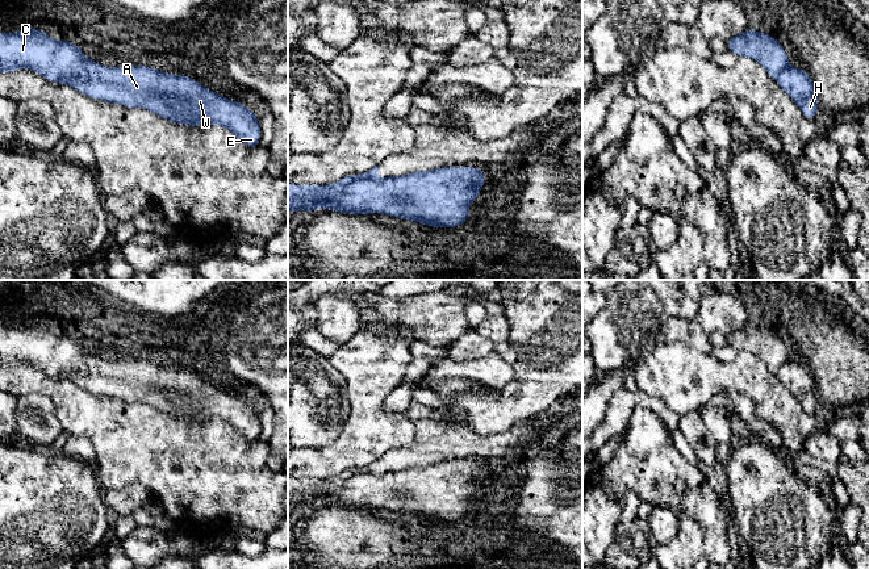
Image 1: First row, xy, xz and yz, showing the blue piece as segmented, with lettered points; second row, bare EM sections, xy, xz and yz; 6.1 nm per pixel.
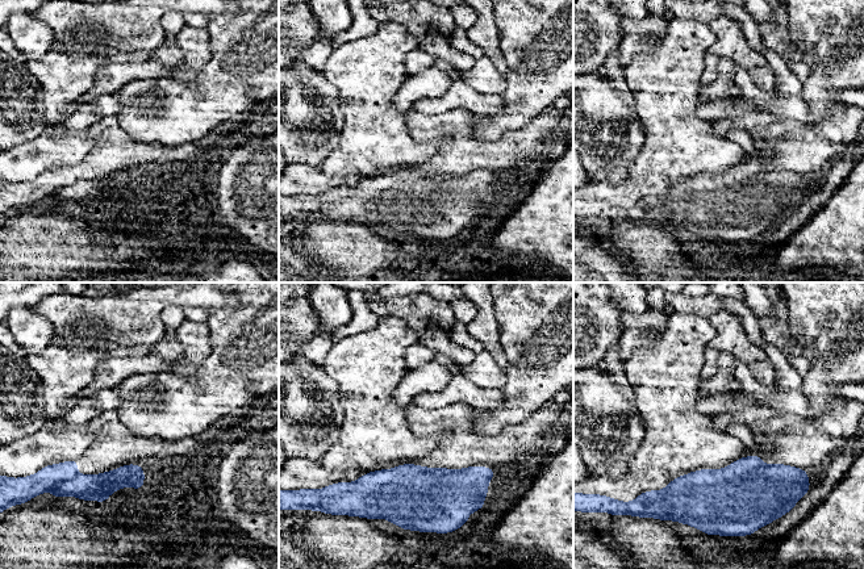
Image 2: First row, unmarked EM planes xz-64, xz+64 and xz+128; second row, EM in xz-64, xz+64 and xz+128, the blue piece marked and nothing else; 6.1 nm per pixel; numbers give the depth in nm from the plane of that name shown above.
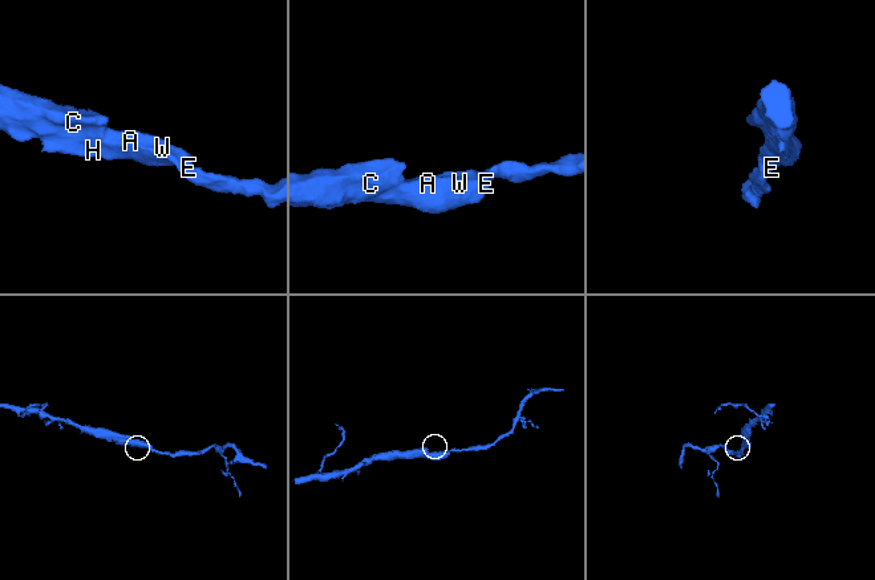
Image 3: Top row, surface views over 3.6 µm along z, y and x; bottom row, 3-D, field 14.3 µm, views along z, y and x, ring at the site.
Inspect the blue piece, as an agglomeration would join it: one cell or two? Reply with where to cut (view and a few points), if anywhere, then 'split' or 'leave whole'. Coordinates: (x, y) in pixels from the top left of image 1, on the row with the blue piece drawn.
xz (377, 179), (354, 179), (341, 191), (329, 191), (313, 209) | split

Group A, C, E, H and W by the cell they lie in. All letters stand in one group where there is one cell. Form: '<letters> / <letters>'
A E H W / C

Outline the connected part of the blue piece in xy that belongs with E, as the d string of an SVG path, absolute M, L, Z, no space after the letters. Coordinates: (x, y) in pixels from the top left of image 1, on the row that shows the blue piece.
M88 59L83 76L63 76L55 83L68 84L100 101L143 108L176 124L195 127L220 125L247 147L259 147L258 114L188 75L174 75L149 66L108 67Z

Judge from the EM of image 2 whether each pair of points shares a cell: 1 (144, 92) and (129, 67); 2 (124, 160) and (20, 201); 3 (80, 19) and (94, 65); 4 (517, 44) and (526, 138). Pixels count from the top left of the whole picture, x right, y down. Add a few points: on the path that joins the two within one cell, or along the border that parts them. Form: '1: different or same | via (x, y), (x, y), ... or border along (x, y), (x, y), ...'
1: different | border along (145, 78), (133, 78), (122, 83), (112, 93)
2: same | via (97, 164), (50, 180), (46, 184)
3: different | border along (62, 50), (69, 55), (96, 57), (105, 62)
4: different | border along (550, 107), (525, 125), (506, 130), (497, 139)

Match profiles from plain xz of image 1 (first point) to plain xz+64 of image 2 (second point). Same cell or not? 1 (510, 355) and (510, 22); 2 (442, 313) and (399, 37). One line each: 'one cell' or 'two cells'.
1: two cells
2: two cells

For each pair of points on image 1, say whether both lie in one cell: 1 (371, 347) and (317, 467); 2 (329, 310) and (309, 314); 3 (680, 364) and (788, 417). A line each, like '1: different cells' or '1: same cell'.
1: same cell
2: different cells
3: same cell

